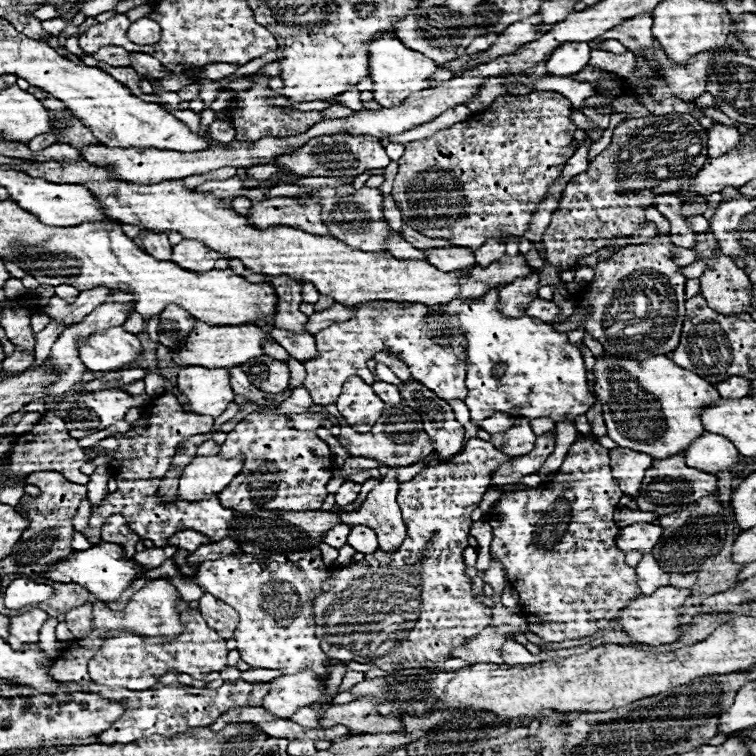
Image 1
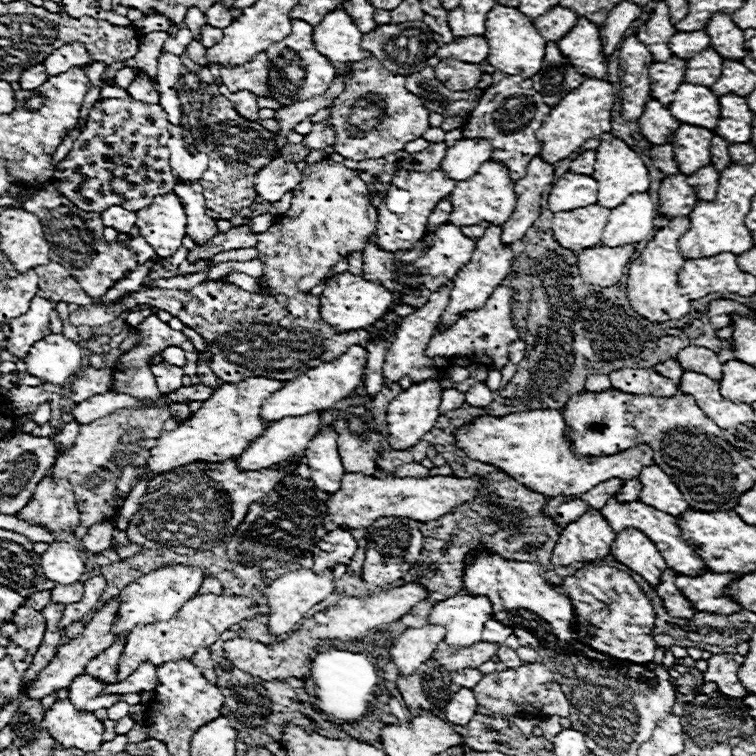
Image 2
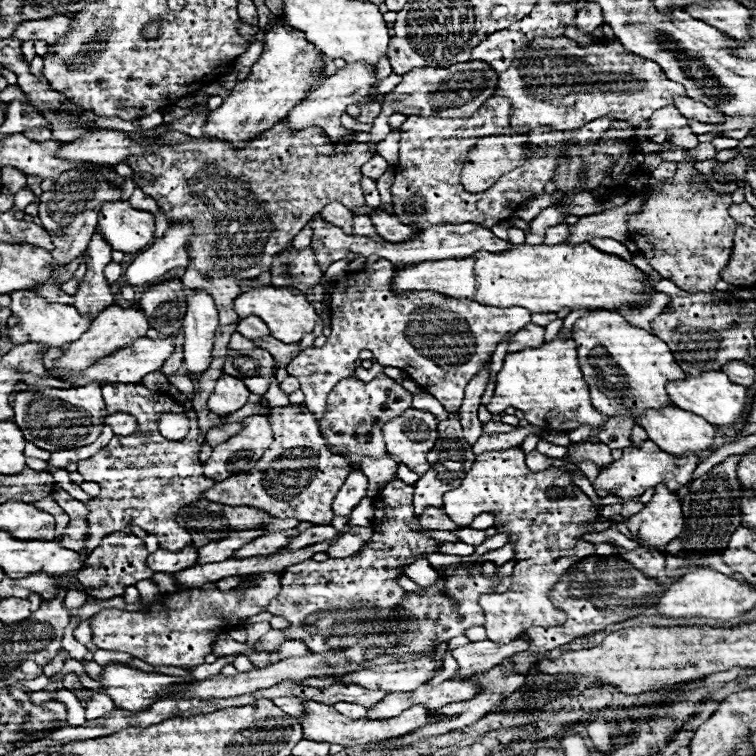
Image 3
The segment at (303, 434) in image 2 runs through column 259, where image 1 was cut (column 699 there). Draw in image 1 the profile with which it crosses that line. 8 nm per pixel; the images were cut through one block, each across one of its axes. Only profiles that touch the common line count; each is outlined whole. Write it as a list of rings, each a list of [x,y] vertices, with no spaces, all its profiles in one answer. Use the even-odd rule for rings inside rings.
[[[706,432],[688,446],[688,450],[684,452],[684,458],[688,466],[714,474],[716,470],[736,466],[740,460],[740,454],[736,454],[734,444],[728,442],[724,436]]]

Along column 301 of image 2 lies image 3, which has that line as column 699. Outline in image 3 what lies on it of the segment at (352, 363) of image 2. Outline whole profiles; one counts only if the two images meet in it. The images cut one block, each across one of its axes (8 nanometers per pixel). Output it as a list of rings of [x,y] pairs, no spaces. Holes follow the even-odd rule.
[[[704,372],[700,376],[688,376],[684,382],[668,382],[666,386],[674,406],[700,414],[714,426],[732,428],[746,414],[746,388],[730,382],[724,372]]]

